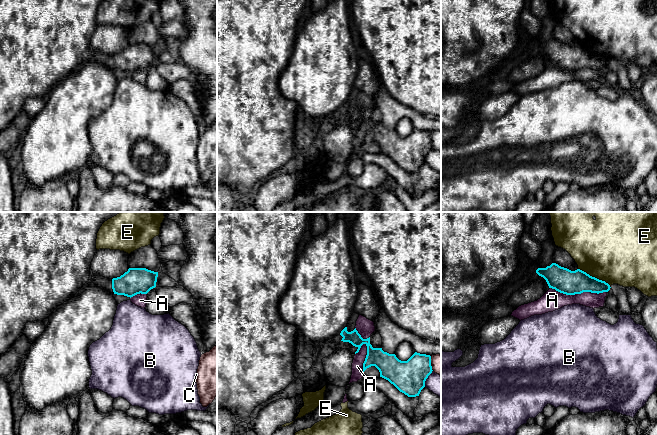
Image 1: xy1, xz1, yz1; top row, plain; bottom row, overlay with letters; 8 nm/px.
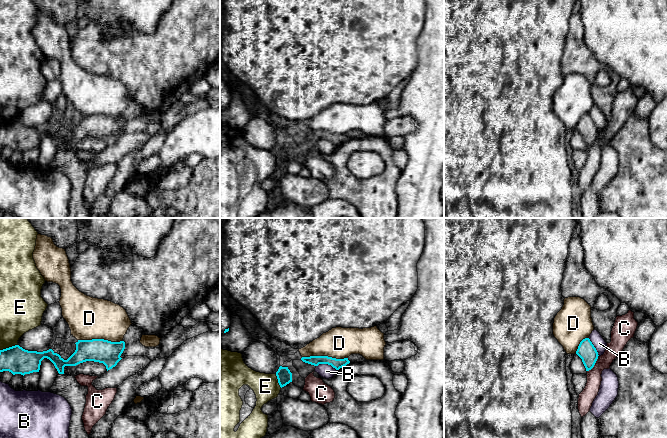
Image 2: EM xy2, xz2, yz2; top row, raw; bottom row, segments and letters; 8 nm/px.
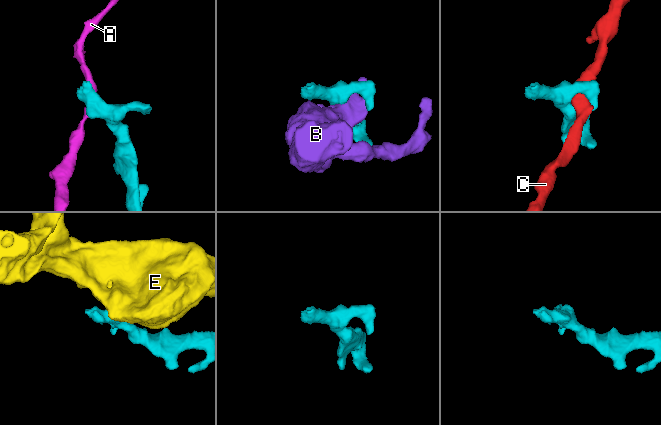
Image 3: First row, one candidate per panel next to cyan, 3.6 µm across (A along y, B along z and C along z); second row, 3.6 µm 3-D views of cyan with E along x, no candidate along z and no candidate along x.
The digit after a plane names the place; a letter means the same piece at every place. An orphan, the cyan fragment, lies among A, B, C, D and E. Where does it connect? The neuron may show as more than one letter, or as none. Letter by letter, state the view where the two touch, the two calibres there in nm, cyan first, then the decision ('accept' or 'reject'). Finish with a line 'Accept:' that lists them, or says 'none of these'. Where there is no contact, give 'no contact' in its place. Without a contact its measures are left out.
A: yz1 | 200/170 nm | reject
B: xz2 | 80/110 nm | reject
C: yz2 | 150/120 nm | reject
D: xy2 | 190/340 nm | reject
E: yz1 | 200/500 nm | reject
Accept: none of these

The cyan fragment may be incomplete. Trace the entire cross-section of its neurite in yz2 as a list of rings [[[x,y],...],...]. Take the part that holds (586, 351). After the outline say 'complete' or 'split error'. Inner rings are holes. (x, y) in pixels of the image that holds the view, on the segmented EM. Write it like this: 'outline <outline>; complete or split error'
outline [[[585,338],[580,342],[576,354],[582,359],[586,371],[594,367],[599,356],[589,338]]]; complete

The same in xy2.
outline [[[104,339],[78,340],[75,352],[64,360],[52,349],[43,352],[28,351],[15,345],[0,350],[0,372],[9,371],[15,374],[39,372],[41,361],[49,359],[59,374],[64,374],[65,366],[76,366],[86,361],[103,363],[107,371],[117,365],[125,349],[125,342],[111,342]]]; complete

